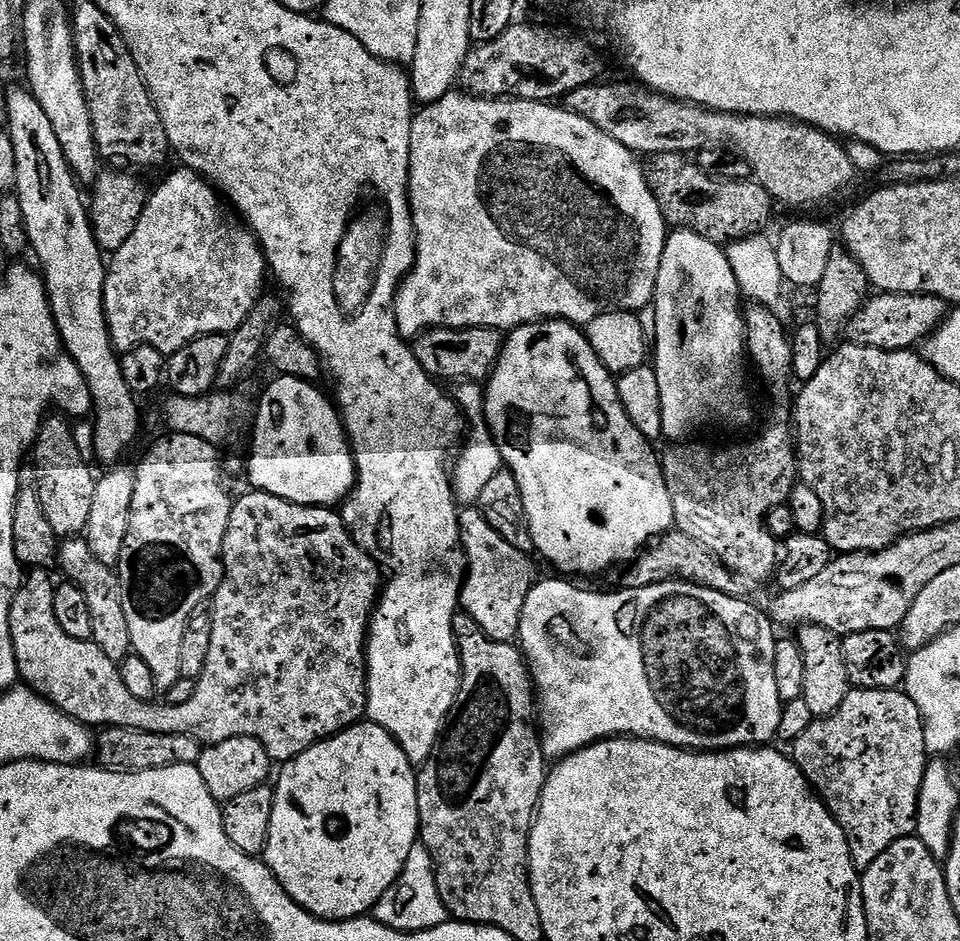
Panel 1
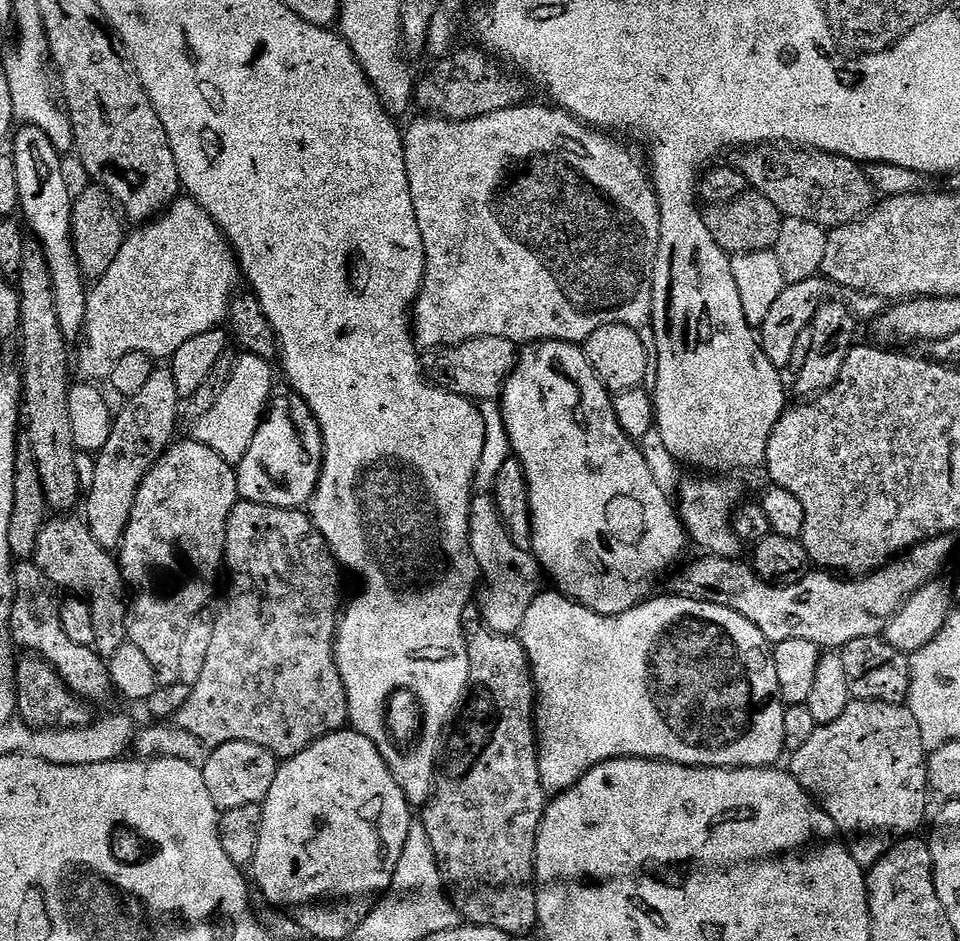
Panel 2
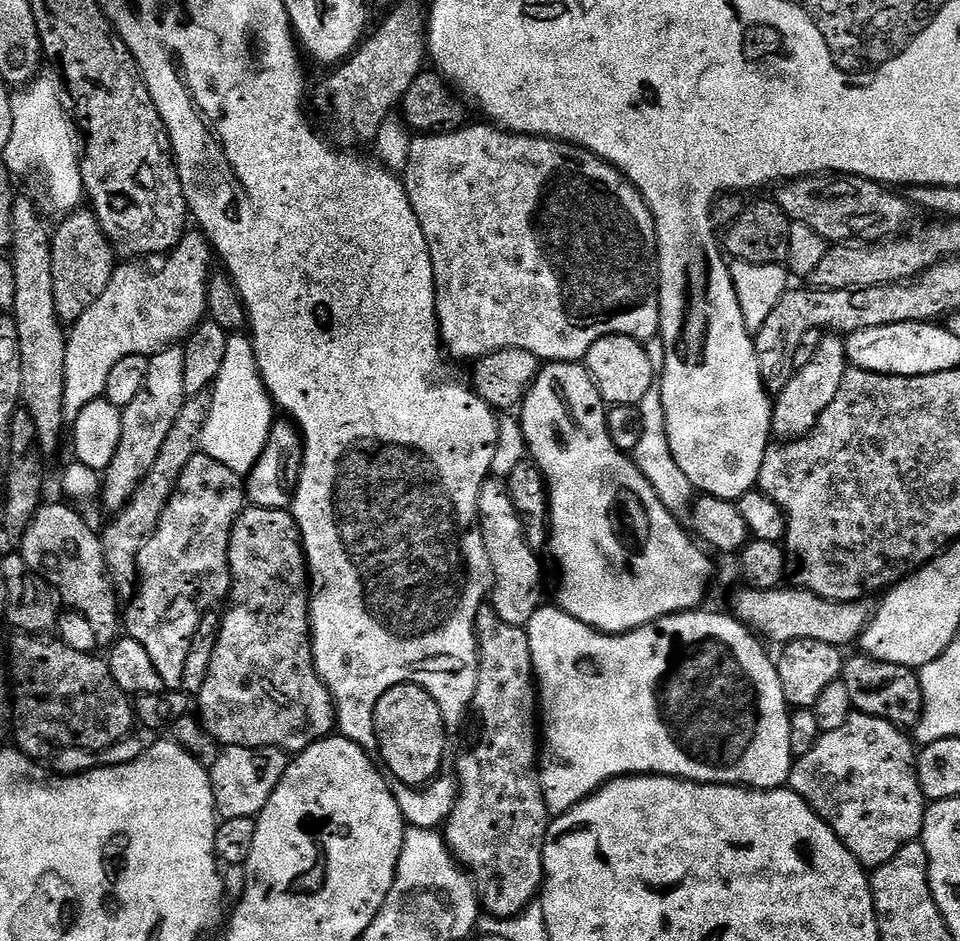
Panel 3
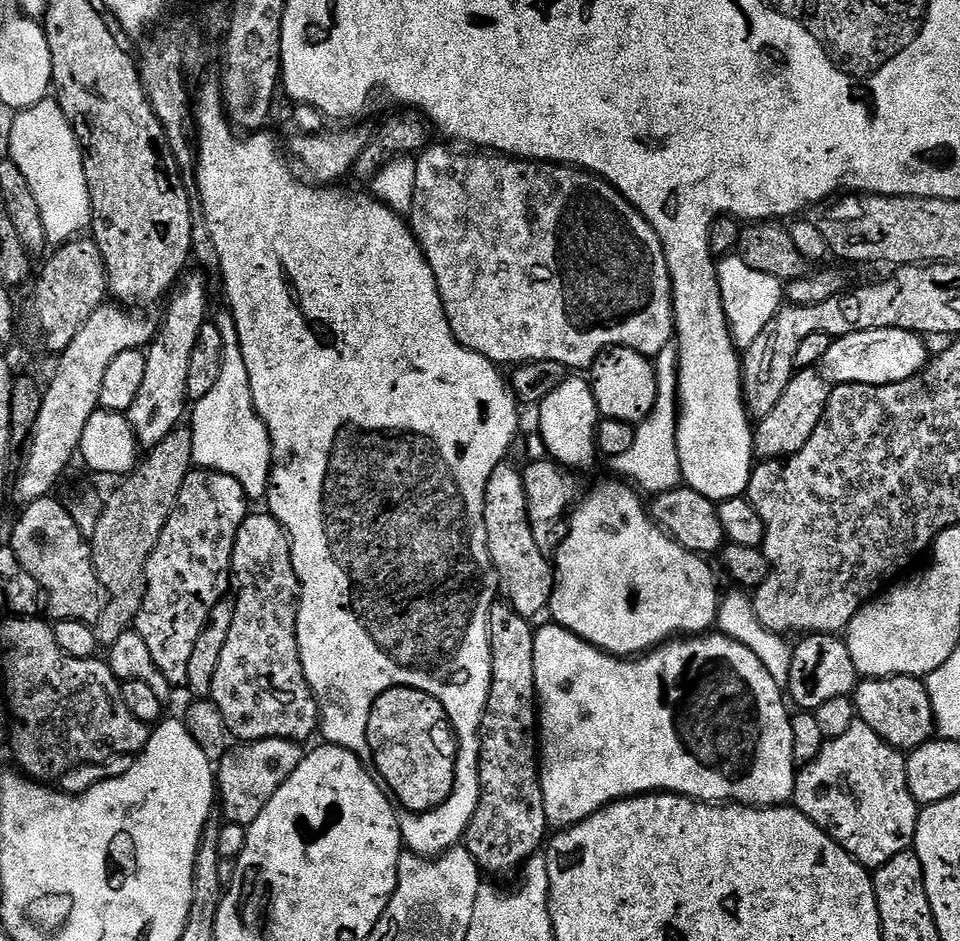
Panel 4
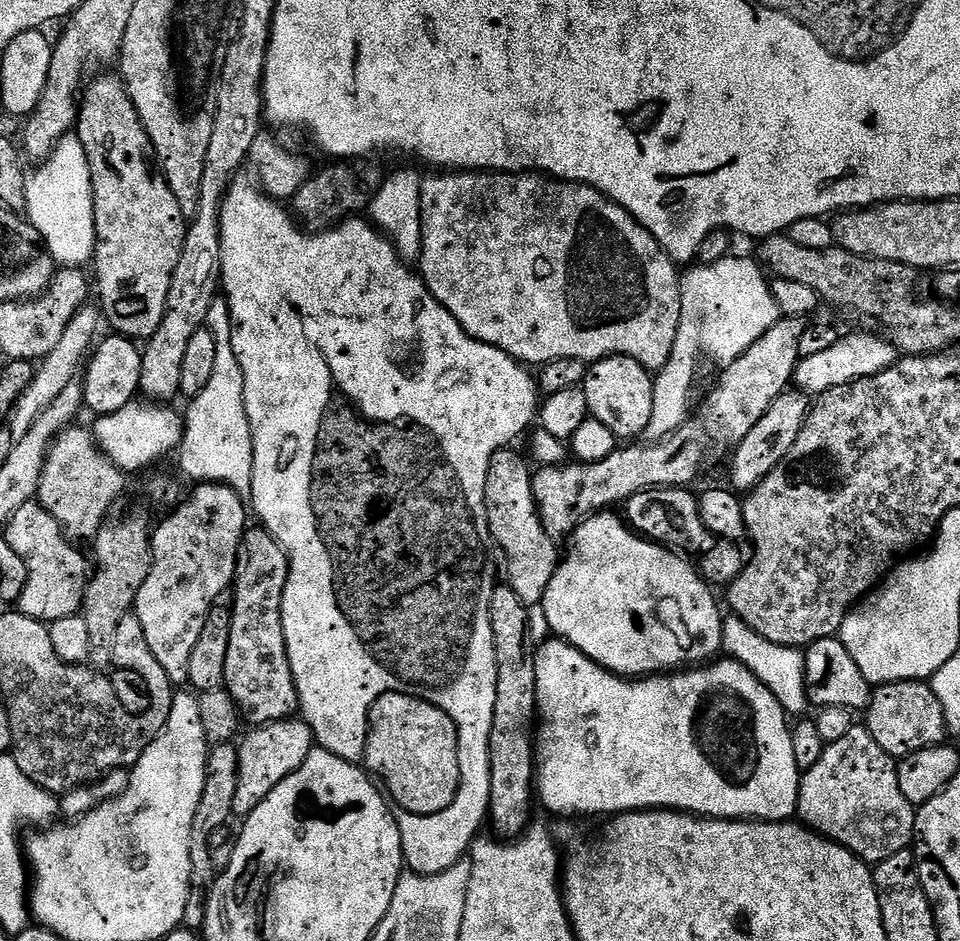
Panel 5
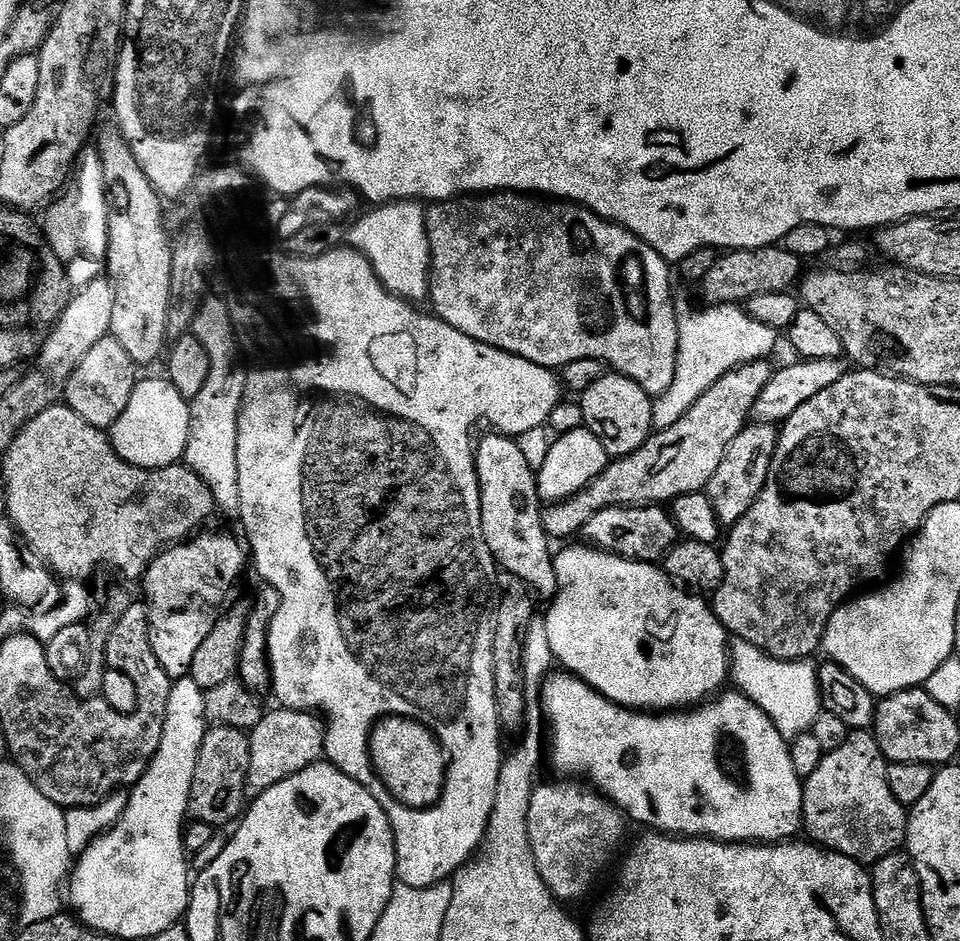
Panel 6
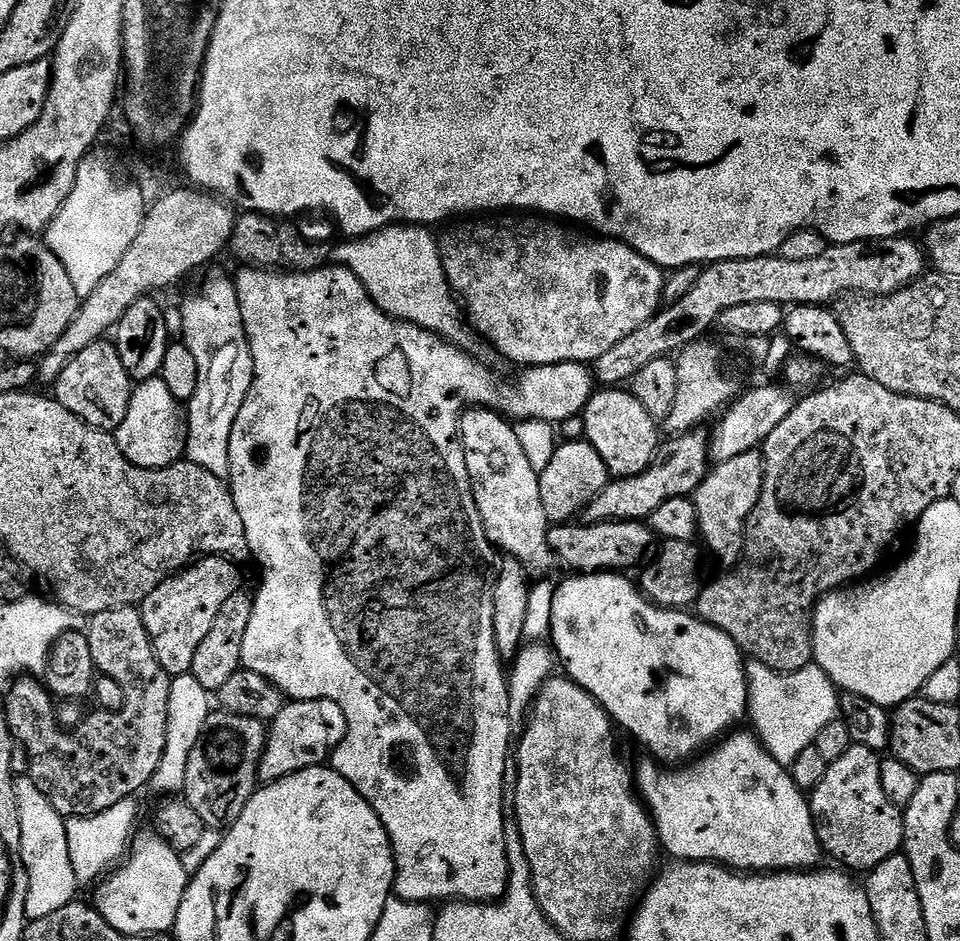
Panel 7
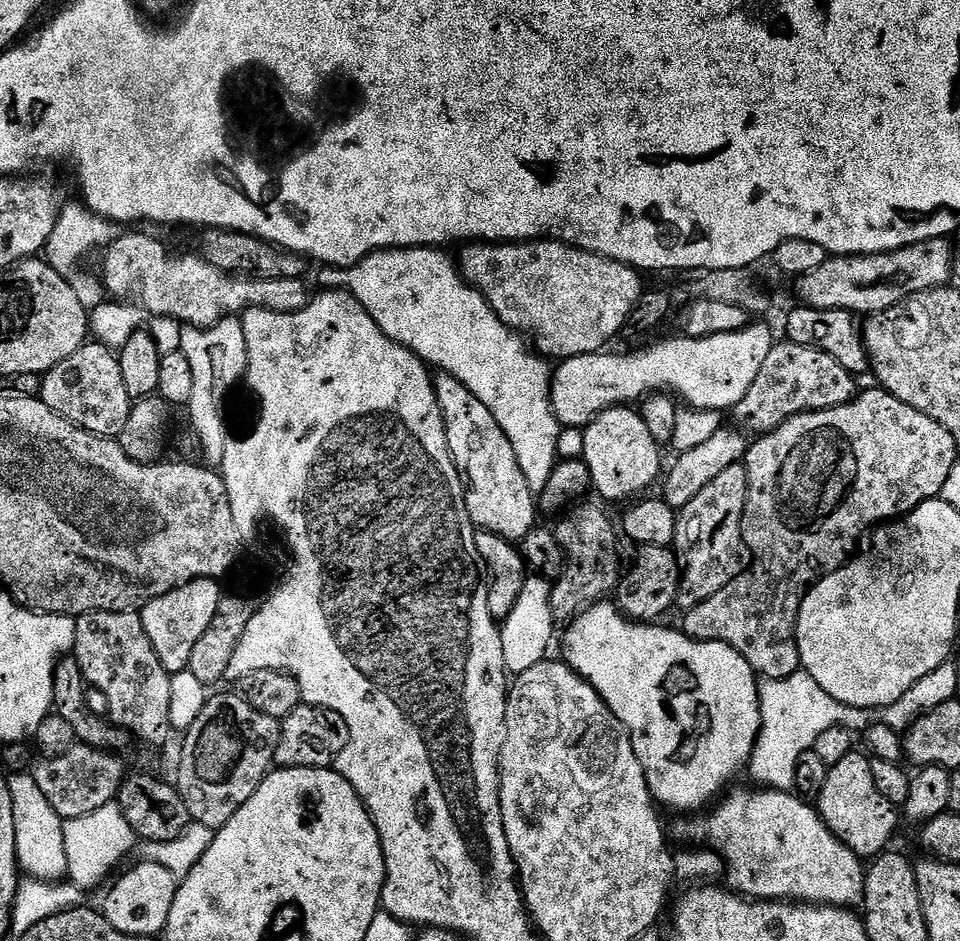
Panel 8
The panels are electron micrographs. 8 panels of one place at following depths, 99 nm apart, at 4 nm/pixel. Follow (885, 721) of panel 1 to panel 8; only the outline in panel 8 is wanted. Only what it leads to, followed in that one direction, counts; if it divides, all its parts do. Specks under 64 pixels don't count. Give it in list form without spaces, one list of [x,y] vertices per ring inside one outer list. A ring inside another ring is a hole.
[[[860,750],[846,754],[842,762],[829,767],[826,786],[822,786],[822,794],[818,801],[818,811],[824,819],[825,826],[855,856],[861,858],[875,858],[885,851],[891,845],[888,843],[891,842],[900,820],[902,821],[897,805],[882,798],[882,793],[878,791],[878,786],[874,782],[872,760]]]

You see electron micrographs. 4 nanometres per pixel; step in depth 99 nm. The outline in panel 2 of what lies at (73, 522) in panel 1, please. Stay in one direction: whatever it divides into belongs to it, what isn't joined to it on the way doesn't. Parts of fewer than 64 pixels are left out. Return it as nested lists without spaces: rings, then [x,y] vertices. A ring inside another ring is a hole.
[[[35,239],[24,242],[24,257],[18,273],[20,293],[20,330],[24,336],[24,368],[22,367],[22,412],[26,417],[26,439],[34,450],[38,462],[38,474],[42,478],[44,497],[49,509],[56,514],[68,514],[76,503],[81,503],[80,472],[76,469],[78,432],[72,427],[72,415],[68,409],[70,379],[70,342],[58,326],[58,310],[54,302],[52,275],[44,257],[44,250]]]

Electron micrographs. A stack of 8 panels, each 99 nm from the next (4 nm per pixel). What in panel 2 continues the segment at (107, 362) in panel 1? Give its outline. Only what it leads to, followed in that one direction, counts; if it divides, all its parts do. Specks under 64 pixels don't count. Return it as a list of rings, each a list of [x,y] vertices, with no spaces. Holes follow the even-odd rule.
[[[20,126],[15,129],[16,141],[10,145],[10,151],[14,158],[14,166],[18,174],[18,194],[20,195],[19,211],[24,212],[23,223],[30,229],[44,250],[44,257],[48,263],[48,269],[52,275],[52,289],[54,290],[54,302],[58,310],[58,326],[62,326],[62,334],[69,342],[81,339],[88,313],[89,285],[86,283],[84,272],[80,269],[80,263],[76,257],[76,247],[72,244],[72,206],[74,192],[68,189],[68,180],[64,177],[64,164],[60,161],[61,153],[52,145],[52,139],[41,128]]]

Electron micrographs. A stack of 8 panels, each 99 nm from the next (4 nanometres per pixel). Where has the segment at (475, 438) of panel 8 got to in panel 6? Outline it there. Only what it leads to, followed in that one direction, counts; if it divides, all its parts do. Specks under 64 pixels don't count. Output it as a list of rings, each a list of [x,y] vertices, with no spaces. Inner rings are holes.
[[[488,434],[484,441],[475,445],[476,473],[480,483],[480,509],[482,510],[482,534],[486,538],[486,546],[490,546],[490,554],[496,559],[497,565],[504,568],[512,576],[528,576],[536,572],[536,576],[528,576],[524,580],[525,589],[533,588],[536,592],[551,593],[557,587],[556,561],[553,545],[542,526],[542,501],[536,489],[536,472],[526,462],[519,443],[513,437],[499,434]]]

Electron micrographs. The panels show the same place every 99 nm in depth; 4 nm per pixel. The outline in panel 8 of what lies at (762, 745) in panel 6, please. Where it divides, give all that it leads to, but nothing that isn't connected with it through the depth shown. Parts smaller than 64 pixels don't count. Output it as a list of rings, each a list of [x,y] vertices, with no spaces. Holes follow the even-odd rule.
[[[729,791],[705,820],[692,824],[726,865],[731,891],[753,902],[803,902],[849,910],[863,905],[865,865],[825,826],[819,811],[791,791],[753,791]]]

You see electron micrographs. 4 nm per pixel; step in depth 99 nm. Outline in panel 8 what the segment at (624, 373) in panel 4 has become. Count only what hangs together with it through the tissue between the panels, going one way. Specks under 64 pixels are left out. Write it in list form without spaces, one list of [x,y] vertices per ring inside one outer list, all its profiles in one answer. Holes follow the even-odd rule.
[[[632,406],[608,408],[596,415],[584,428],[582,459],[590,470],[595,495],[600,495],[601,501],[632,502],[644,494],[639,492],[646,491],[656,479],[656,483],[661,479],[660,452],[662,452],[661,445],[654,442],[646,422],[641,418],[639,411]]]

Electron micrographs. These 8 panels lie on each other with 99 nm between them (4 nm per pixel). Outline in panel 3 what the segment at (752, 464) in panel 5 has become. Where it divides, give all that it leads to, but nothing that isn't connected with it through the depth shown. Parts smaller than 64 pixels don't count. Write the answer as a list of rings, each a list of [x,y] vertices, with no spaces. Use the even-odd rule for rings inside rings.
[[[834,332],[821,335],[812,359],[806,362],[805,366],[798,368],[789,377],[783,390],[777,393],[772,414],[772,434],[777,441],[798,440],[814,430],[818,418],[834,400],[848,365],[845,339]]]

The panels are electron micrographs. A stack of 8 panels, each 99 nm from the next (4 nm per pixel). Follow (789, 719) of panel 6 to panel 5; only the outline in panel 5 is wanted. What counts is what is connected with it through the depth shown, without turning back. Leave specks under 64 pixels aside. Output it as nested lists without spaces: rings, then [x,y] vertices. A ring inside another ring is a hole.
[[[729,615],[723,619],[723,642],[721,649],[727,657],[739,661],[749,669],[777,698],[785,713],[794,716],[807,709],[805,694],[805,660],[801,649],[782,647],[750,630],[741,619]]]

